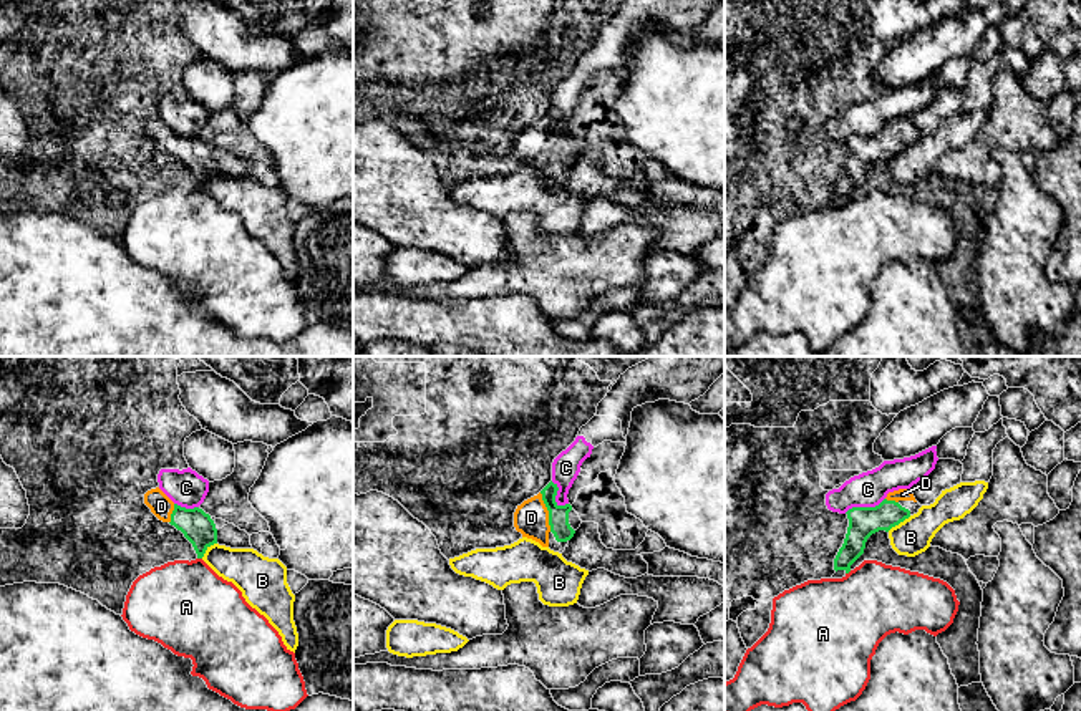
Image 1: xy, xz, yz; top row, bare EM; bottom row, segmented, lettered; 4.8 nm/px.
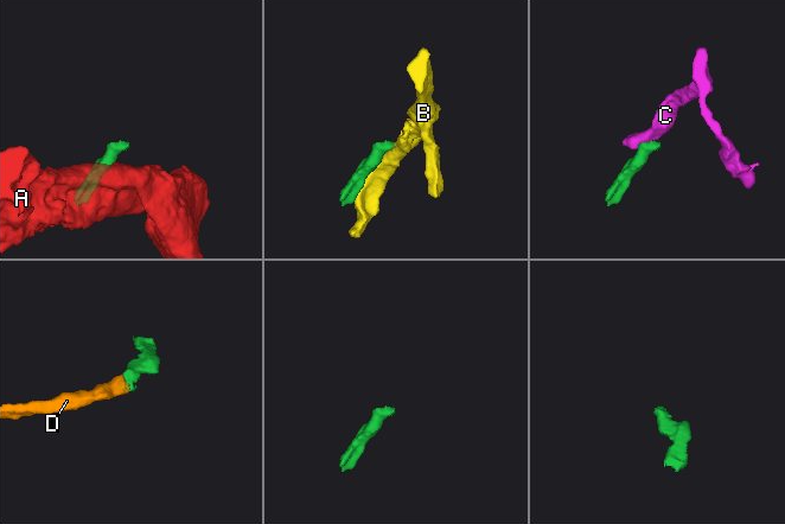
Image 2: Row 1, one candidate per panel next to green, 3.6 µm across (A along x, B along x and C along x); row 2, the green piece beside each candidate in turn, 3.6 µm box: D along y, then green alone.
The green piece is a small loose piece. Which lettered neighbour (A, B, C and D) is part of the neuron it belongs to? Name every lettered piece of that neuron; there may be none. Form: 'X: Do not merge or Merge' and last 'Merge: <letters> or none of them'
A: Do not merge
B: Do not merge
C: Do not merge
D: Merge
Merge: D

